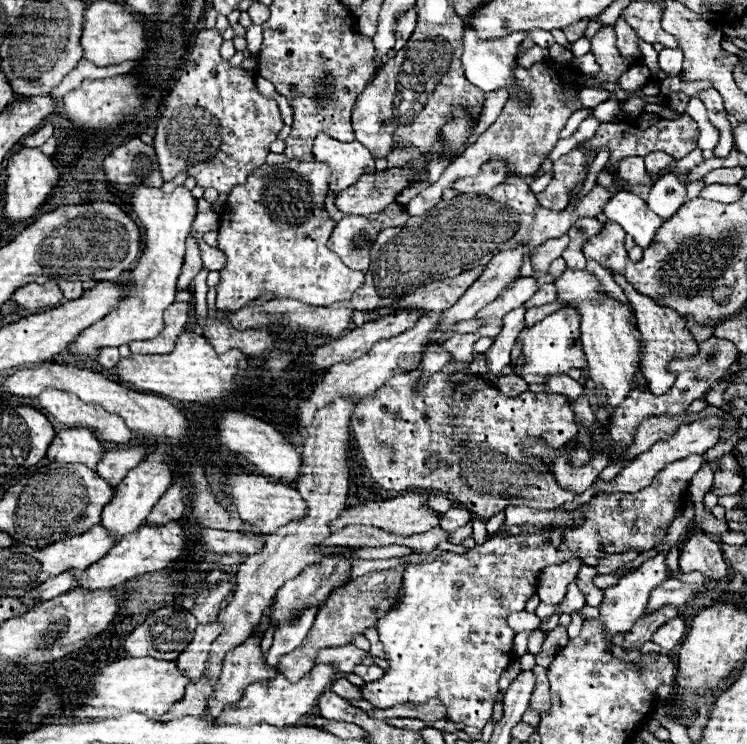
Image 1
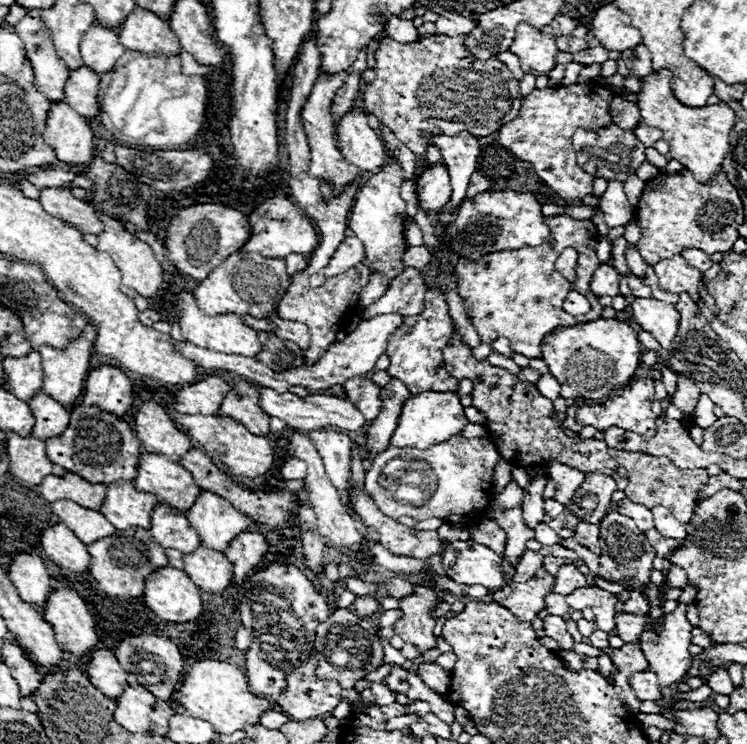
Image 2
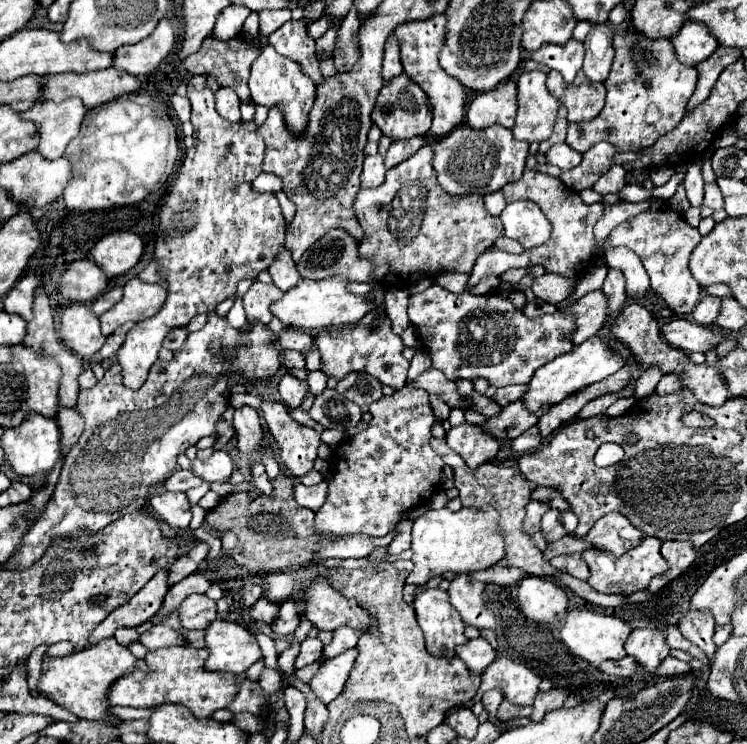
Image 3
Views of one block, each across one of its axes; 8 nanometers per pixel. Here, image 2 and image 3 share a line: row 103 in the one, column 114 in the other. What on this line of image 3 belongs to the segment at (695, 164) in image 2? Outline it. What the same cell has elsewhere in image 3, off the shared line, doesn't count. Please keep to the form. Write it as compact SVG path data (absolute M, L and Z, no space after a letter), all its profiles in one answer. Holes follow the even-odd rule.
M106 638L104 642L88 646L82 652L76 652L72 656L58 656L58 658L46 656L44 662L48 664L48 670L40 672L40 678L38 678L38 692L44 698L70 710L78 718L104 720L104 722L112 722L112 724L116 724L116 720L108 718L106 712L110 706L104 702L110 684L116 678L124 676L126 672L132 672L134 668L144 670L144 660L134 658L130 654L130 650L122 644L118 644L114 638Z

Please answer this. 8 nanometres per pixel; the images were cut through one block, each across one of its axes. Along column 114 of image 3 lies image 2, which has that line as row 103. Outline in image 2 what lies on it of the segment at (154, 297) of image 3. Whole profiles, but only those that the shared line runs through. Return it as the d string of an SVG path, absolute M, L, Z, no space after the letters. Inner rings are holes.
M362 52L362 54L358 54L358 60L354 62L354 66L342 71L342 74L334 74L334 76L320 74L314 82L314 90L310 92L310 98L306 100L306 106L302 108L302 126L306 130L308 146L312 150L310 152L310 174L320 176L320 178L330 178L332 184L336 184L338 188L352 182L360 174L360 170L358 170L358 166L352 166L350 162L346 162L346 158L342 158L342 152L336 146L336 122L334 122L334 116L330 114L330 102L332 102L336 90L346 82L346 78L350 74L364 72L366 68L368 68L366 66L366 52Z

